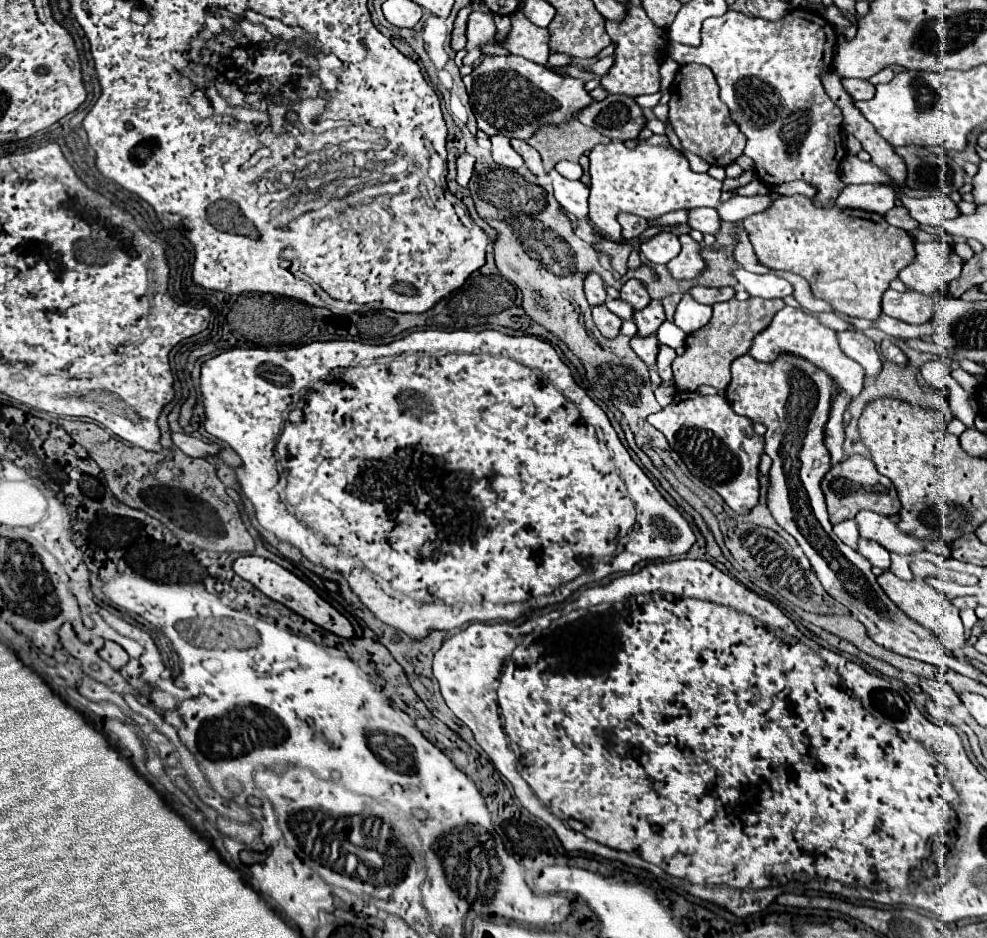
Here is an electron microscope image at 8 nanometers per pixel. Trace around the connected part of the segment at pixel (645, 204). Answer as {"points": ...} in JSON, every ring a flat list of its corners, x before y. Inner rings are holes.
{"points":[[623,142,599,144,589,154,591,194,589,194,589,222,597,226,609,240,623,244,621,228,617,222,619,212,631,212,645,220,657,220,673,210,691,210,699,206,721,206,721,182,709,174,697,174,689,168,685,156,671,148,661,146,635,146,627,148]]}

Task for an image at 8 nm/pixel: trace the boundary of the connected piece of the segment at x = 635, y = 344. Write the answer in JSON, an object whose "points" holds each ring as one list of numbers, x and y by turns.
{"points":[[635,336,635,338,631,338,631,348,633,348,633,352,649,366,651,382,653,382,653,384,661,384,661,378,659,378,659,374,657,374,657,370,655,370,655,356,657,356,657,348,659,348,657,336,651,336,651,338]]}

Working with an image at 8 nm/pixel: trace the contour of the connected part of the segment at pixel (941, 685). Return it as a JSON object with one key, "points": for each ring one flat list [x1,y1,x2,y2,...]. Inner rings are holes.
{"points":[[919,680,919,686,923,692,927,692,929,696,933,696,933,700,941,706,947,706,947,708,953,708,959,702,959,694,953,692,953,688,947,684,947,682,937,682,937,680]]}

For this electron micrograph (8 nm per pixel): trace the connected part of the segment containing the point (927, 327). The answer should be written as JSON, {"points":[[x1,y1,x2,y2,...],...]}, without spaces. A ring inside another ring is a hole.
{"points":[[885,314,879,316,879,320,875,320,875,328,885,332,887,336,897,336,897,338,919,338,919,336,925,336,925,334,931,334,931,324,921,324,921,326,911,326,911,324,905,324,901,320,895,320,895,318,889,318]]}

